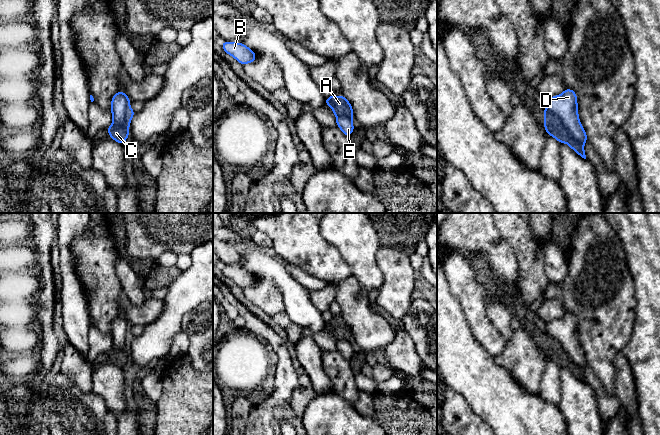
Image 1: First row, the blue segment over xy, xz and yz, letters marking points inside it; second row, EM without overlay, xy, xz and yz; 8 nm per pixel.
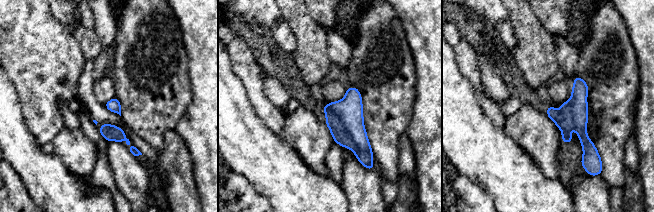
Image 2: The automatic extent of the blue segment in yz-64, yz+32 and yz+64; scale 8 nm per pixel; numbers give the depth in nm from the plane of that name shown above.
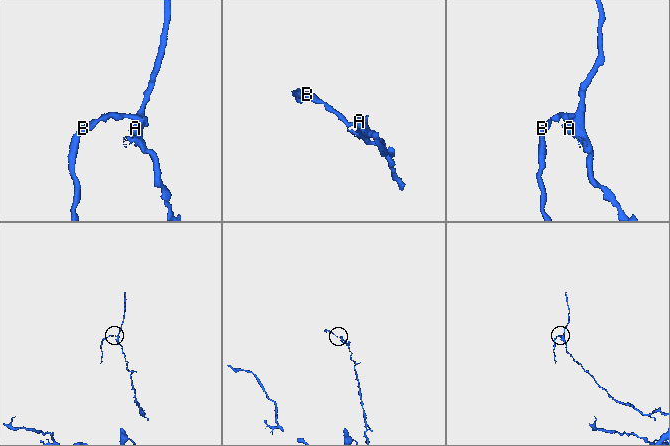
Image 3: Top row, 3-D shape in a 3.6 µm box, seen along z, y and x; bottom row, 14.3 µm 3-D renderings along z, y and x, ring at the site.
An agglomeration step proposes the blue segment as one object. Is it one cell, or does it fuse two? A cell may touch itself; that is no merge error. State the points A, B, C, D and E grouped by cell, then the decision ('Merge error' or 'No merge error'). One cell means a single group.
Groups: A C / B D E. Merge error

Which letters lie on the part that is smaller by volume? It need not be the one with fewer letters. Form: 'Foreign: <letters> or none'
Foreign: A, C

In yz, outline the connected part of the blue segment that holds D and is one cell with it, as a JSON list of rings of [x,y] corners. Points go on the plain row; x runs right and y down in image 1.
[[[565,313],[562,318],[546,324],[546,329],[557,339],[573,362],[584,370],[587,359],[579,345],[576,317],[572,313]]]

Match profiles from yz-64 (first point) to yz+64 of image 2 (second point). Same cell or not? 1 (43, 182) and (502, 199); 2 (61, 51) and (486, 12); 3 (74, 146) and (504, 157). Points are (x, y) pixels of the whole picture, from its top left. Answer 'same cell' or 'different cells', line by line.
1: same cell
2: same cell
3: different cells

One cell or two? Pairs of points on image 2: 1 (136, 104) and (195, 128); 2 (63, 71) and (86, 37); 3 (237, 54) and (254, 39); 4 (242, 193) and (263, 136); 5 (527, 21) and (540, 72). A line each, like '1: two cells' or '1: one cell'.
1: two cells
2: two cells
3: two cells
4: two cells
5: one cell

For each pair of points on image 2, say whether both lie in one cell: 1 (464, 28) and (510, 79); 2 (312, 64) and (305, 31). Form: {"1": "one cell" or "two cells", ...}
{"1": "one cell", "2": "one cell"}

